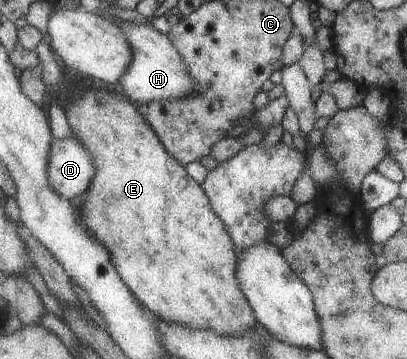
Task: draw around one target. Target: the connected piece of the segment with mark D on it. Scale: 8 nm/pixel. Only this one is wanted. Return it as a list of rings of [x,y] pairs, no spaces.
[[[71,135],[63,139],[53,139],[51,159],[49,159],[49,181],[61,197],[77,201],[79,195],[83,195],[91,187],[96,173],[97,166],[96,161],[93,161],[93,155],[77,137]]]

